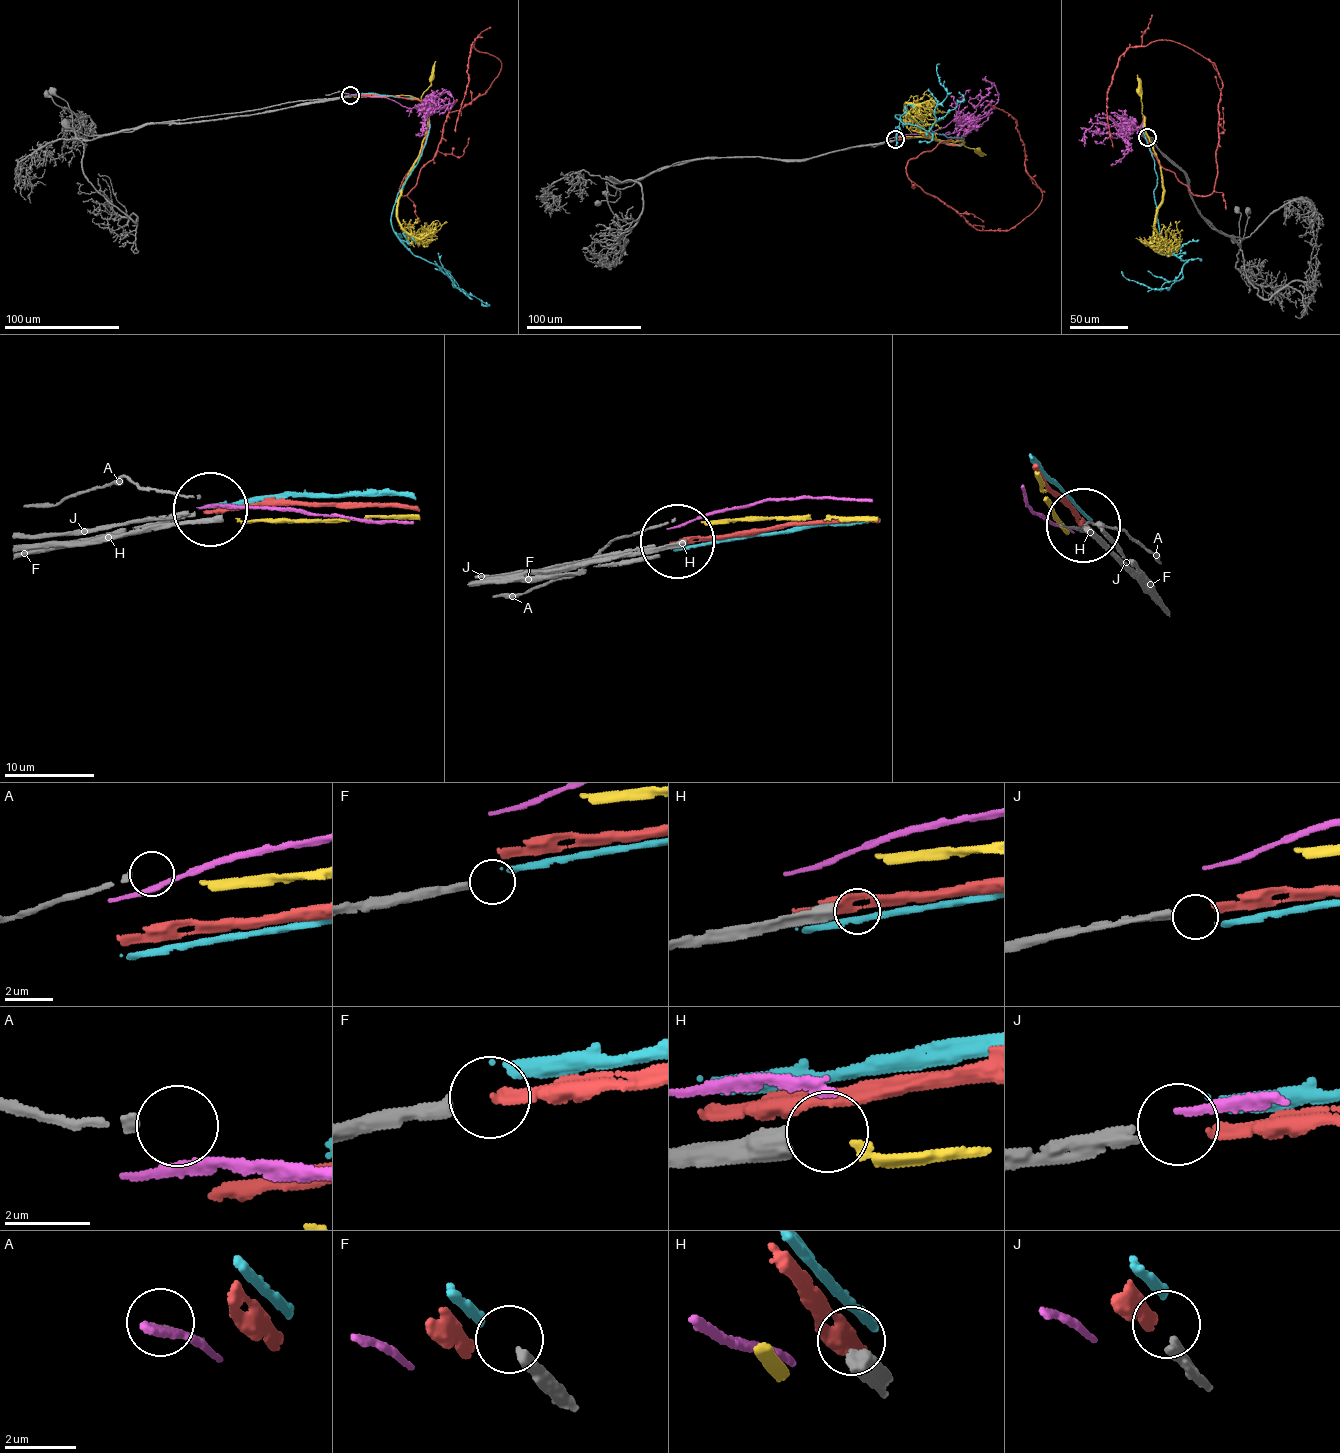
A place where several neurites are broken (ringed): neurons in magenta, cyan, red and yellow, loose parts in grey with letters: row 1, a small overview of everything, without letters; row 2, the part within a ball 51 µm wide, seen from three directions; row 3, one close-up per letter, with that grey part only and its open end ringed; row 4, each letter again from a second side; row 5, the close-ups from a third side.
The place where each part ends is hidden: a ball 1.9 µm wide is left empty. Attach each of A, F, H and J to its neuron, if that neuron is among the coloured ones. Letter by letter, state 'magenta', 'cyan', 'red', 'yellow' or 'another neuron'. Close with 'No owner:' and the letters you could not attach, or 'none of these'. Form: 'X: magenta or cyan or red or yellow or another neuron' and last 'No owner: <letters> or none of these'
A: another neuron
F: another neuron
H: another neuron
J: red
No owner: A, F, H

